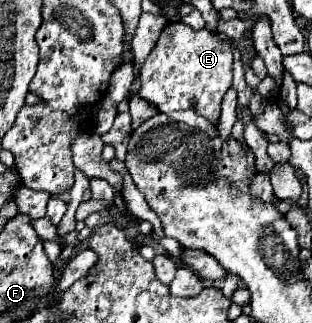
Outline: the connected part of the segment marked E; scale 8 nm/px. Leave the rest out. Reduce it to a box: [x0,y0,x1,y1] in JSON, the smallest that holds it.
[139,21,233,125]

